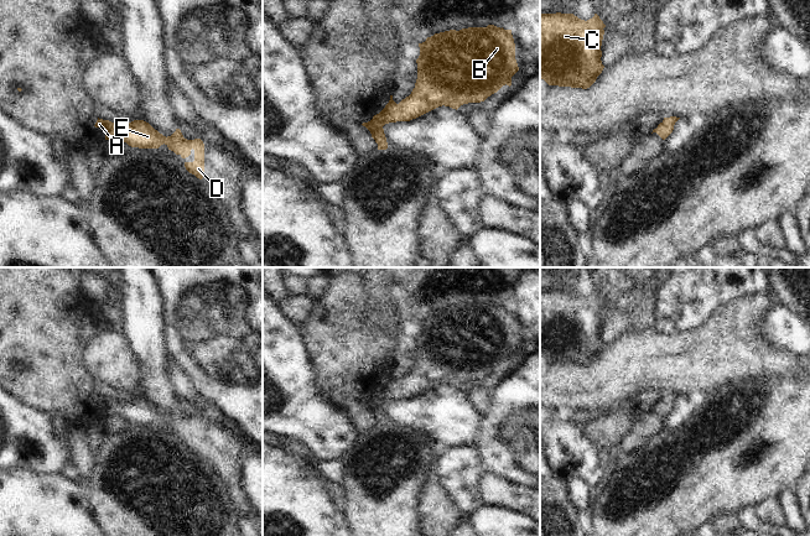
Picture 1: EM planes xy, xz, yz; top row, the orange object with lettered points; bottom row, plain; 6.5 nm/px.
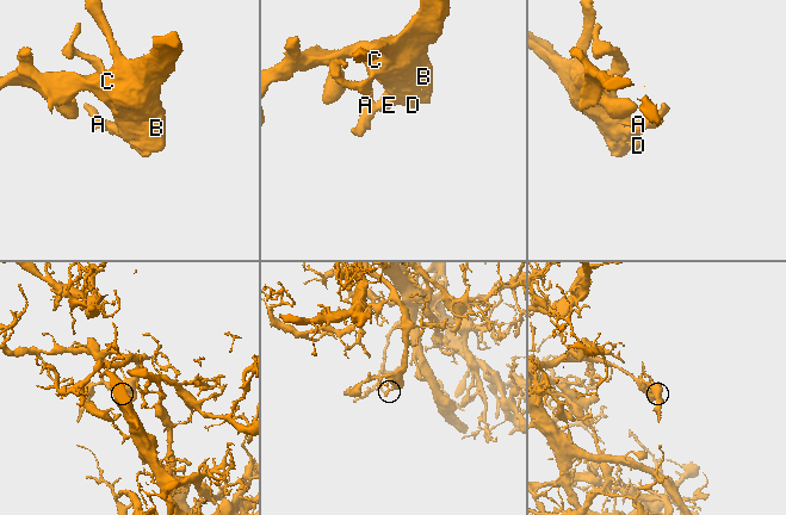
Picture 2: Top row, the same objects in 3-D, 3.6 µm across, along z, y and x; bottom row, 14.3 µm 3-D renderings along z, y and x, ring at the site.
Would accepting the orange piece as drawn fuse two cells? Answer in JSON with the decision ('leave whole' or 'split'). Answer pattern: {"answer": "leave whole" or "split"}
{"answer": "leave whole"}

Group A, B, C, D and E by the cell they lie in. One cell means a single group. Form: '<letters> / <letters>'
A B C D E

